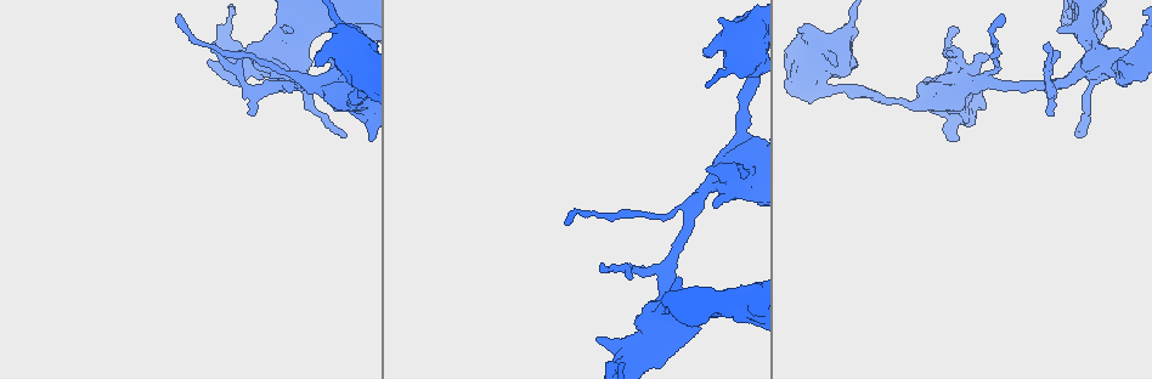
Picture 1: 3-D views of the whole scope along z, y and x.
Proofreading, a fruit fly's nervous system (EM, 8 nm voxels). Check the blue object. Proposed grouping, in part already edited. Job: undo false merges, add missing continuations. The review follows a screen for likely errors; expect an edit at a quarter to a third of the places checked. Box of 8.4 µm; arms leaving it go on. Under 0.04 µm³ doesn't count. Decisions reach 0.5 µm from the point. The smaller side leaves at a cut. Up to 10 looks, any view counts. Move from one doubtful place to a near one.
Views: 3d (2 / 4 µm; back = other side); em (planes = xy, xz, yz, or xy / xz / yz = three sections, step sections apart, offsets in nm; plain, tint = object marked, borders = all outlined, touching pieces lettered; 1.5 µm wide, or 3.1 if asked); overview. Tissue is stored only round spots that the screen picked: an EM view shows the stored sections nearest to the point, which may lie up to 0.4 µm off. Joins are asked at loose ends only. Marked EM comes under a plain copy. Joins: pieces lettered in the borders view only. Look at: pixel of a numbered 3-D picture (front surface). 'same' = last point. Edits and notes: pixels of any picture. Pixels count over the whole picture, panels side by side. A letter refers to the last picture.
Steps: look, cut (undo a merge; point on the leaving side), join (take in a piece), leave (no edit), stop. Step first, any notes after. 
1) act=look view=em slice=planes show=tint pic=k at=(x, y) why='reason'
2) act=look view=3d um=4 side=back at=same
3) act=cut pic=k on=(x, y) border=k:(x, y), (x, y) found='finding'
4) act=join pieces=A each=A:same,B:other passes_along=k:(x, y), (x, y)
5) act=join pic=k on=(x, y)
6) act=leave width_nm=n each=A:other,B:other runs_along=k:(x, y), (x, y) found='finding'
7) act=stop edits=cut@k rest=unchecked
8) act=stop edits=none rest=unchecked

act=look view=em slice=xy step=4 show=tint pic=1 at=(742, 129) why='calibre changes'

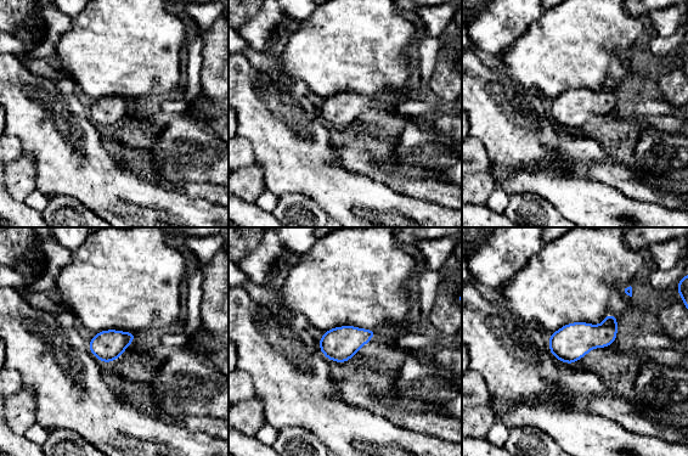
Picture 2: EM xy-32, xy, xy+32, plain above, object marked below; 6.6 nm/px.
act=look view=em slice=planes show=tint at=same why='another direction'

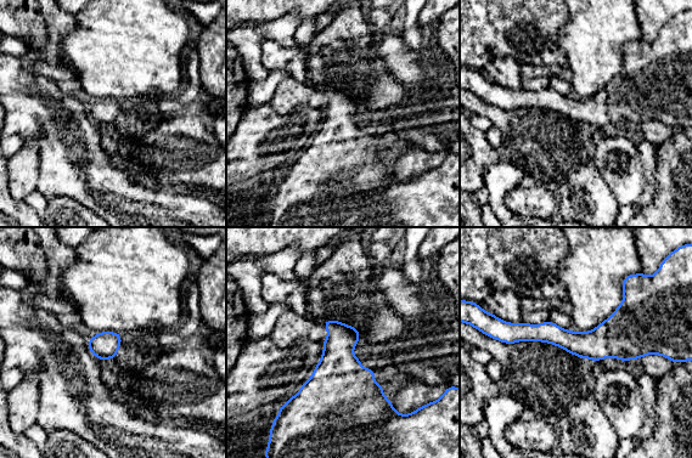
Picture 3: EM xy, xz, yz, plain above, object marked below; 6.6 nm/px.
act=look view=em slice=planes show=borders at=same

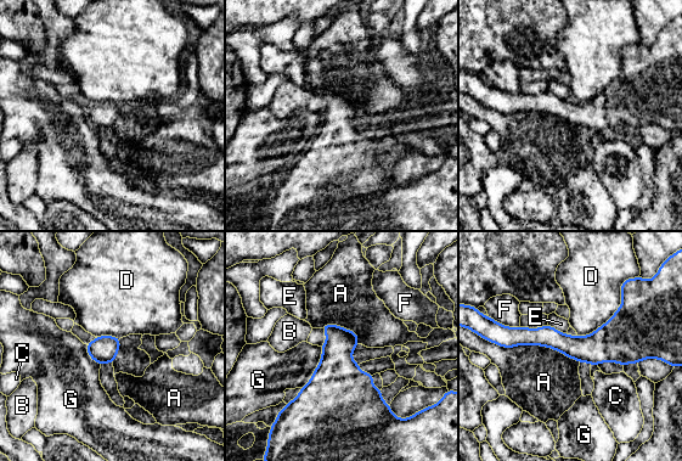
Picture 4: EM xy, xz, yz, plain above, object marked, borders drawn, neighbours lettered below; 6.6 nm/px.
act=leave width_nm=190 longest_contact=A:600nm each=A:other,B:other,C:other,D:other,E:other,F:other,G:other found='one neuron here'

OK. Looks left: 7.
act=look view=3d um=4 pic=1 at=(252, 114) why='an open end'

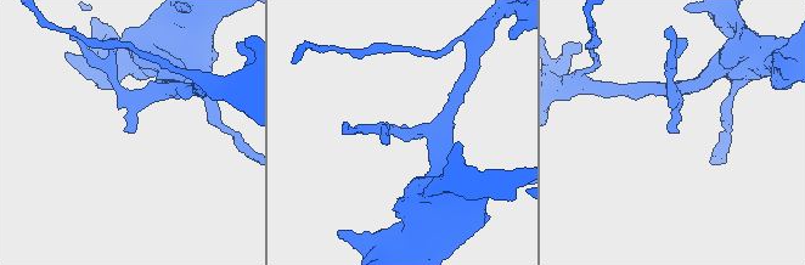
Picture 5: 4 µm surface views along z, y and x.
act=look view=em slice=xz step=8 show=borders pic=5 at=(127, 131) why='need the tissue'

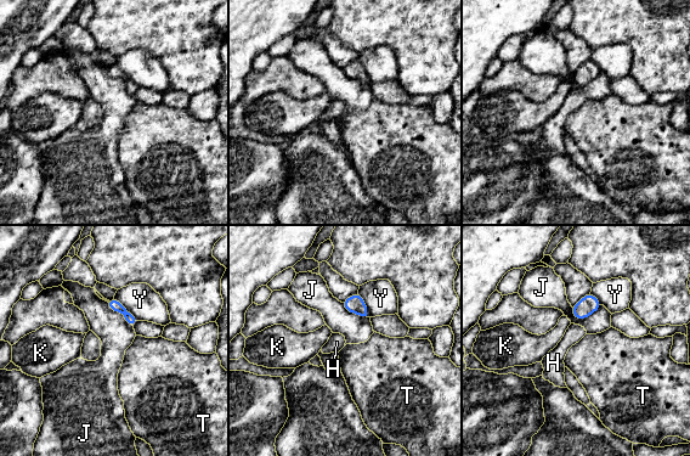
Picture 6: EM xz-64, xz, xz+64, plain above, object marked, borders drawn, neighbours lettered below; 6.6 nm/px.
act=leave each=H:other,J:other,K:other,T:other,Y:other found='no lettered piece goes on from it'

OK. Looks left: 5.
act=look view=3d um=2 pic=1 at=(208, 60) why='thick end'

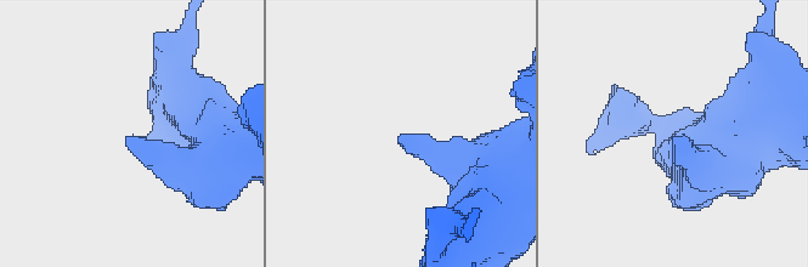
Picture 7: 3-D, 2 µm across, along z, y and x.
act=look view=em slice=yz step=8 show=borders pic=7 at=(674, 139)

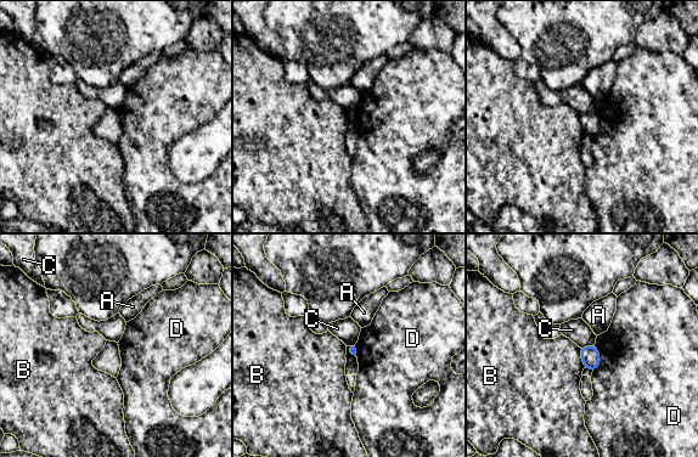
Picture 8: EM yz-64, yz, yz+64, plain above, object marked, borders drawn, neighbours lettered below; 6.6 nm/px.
act=leave each=A:other,B:other,C:other,D:other border=8:(579, 348), (579, 355), (585, 367) found='none of them fits'

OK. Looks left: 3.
act=look view=3d um=2 pic=1 at=(347, 136) why='thin end'

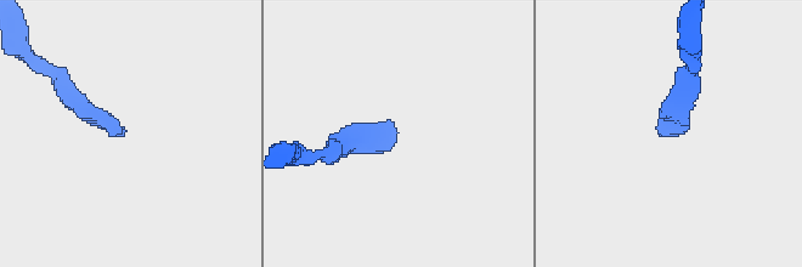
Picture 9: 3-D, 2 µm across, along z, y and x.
act=look view=em slice=planes show=borders pic=9 at=(669, 135) why='now the EM'

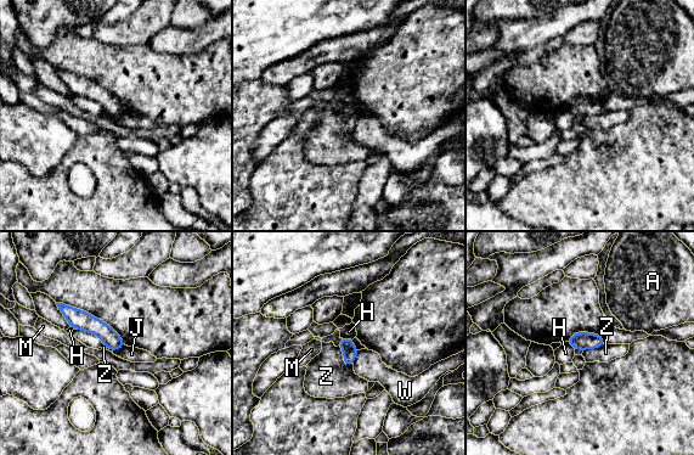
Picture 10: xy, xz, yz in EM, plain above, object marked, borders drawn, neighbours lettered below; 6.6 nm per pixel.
act=leave longest_contact=Z:300nm each=A:other,H:other,J:other,M:other,W:other,Z:other found='none of them fits'

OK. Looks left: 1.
act=stop edits=none rest=unchecked

